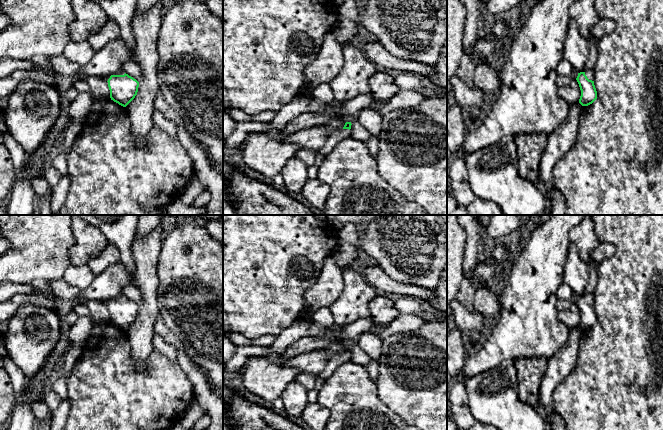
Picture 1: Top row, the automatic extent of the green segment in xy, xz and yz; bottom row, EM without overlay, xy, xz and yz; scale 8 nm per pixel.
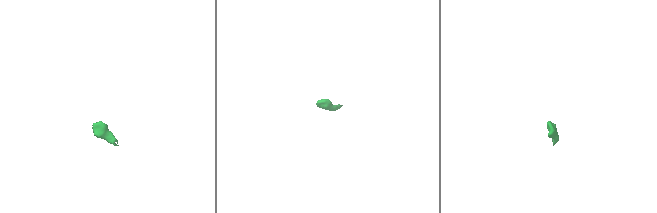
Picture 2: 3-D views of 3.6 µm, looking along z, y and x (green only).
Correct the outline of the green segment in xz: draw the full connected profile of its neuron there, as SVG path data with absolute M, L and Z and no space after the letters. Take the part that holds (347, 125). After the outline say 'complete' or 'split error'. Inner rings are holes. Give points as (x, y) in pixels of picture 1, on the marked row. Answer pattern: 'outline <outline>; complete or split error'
outline M346 122L344 127L338 131L332 131L326 138L324 145L318 151L322 155L328 155L334 147L345 138L350 137L351 122Z; split error

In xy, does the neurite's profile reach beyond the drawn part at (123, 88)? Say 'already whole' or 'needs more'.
needs more

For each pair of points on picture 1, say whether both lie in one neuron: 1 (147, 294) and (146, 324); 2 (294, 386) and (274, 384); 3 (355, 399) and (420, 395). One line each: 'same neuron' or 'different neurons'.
1: same neuron
2: different neurons
3: different neurons

